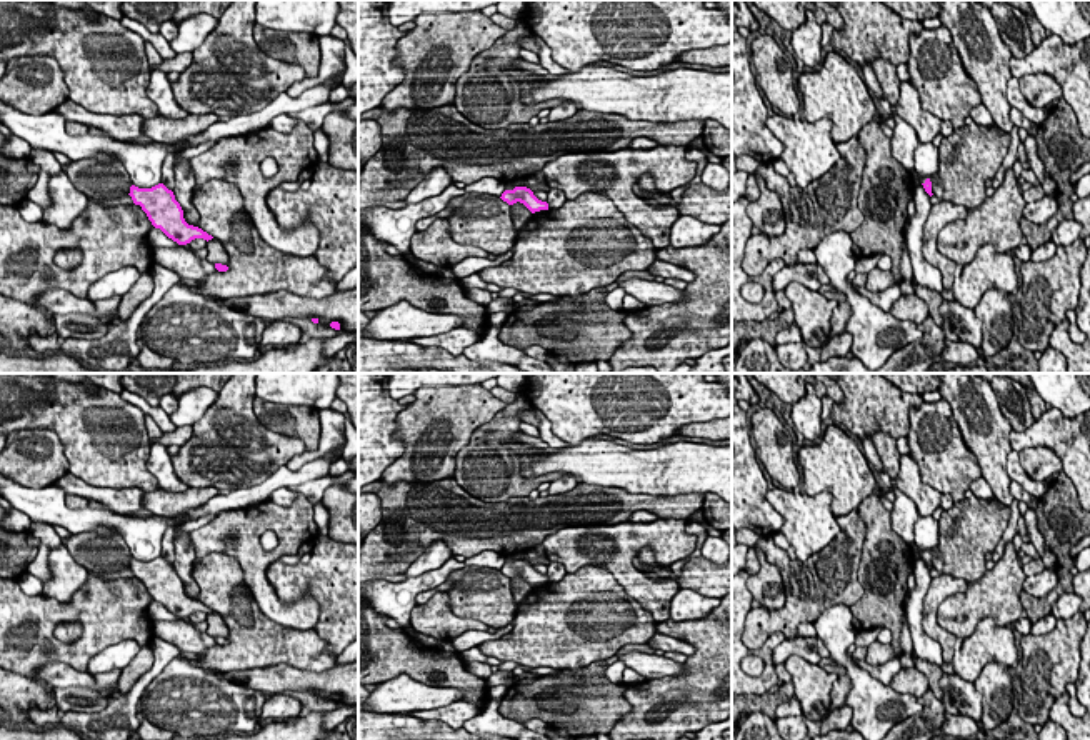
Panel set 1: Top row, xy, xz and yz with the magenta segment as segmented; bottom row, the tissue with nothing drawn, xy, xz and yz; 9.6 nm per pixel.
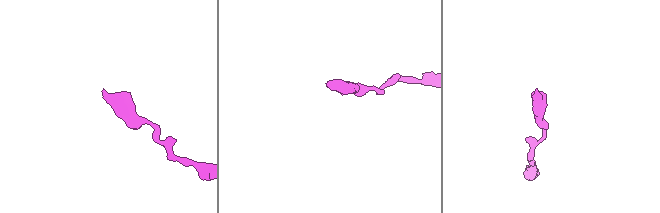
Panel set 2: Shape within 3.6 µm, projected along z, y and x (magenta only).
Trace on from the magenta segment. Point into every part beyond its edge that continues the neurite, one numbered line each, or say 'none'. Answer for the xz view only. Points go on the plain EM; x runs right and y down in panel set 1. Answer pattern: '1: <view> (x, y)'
none

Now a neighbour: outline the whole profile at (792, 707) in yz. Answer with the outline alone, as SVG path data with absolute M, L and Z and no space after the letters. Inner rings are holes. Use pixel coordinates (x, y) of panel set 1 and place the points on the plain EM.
M795 697L780 703L775 708L775 720L785 718L785 717L802 717L802 715L803 715L803 712L802 712L800 702Z

